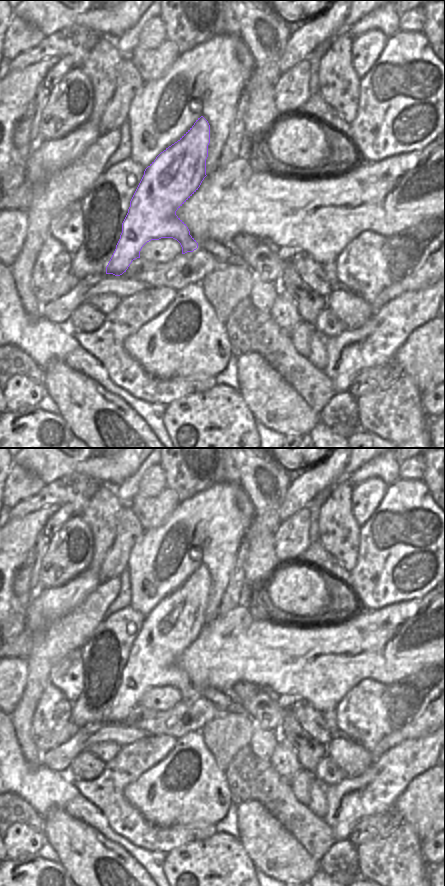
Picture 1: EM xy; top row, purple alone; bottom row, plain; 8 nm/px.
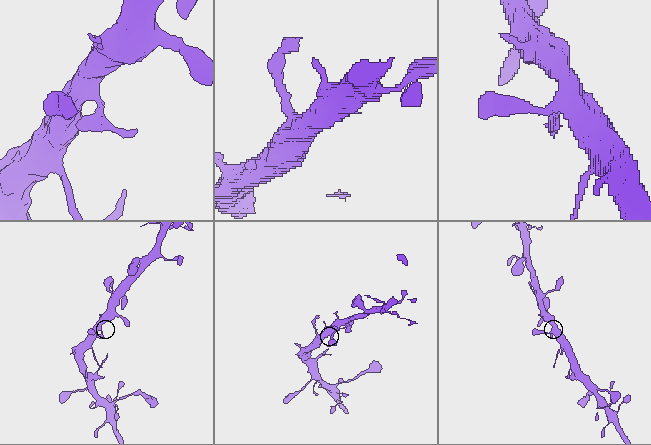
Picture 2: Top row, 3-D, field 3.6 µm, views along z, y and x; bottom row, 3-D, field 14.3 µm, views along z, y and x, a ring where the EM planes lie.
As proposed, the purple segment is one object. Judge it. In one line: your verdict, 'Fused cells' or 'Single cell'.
Single cell.

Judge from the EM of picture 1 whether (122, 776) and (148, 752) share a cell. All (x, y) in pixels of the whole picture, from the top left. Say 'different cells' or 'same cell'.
same cell

